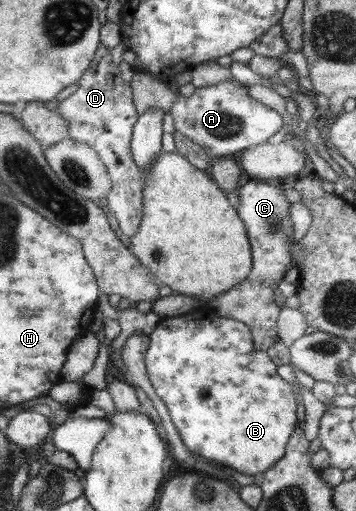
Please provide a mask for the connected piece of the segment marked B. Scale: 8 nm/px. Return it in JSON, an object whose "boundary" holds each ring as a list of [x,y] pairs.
{"boundary":[[[206,307],[182,316],[163,317],[149,335],[144,360],[152,387],[167,406],[173,425],[191,453],[221,463],[227,459],[227,467],[252,476],[268,470],[284,456],[290,435],[299,422],[295,394],[291,385],[281,379],[267,351],[253,348],[252,333],[245,323],[221,317]]]}

